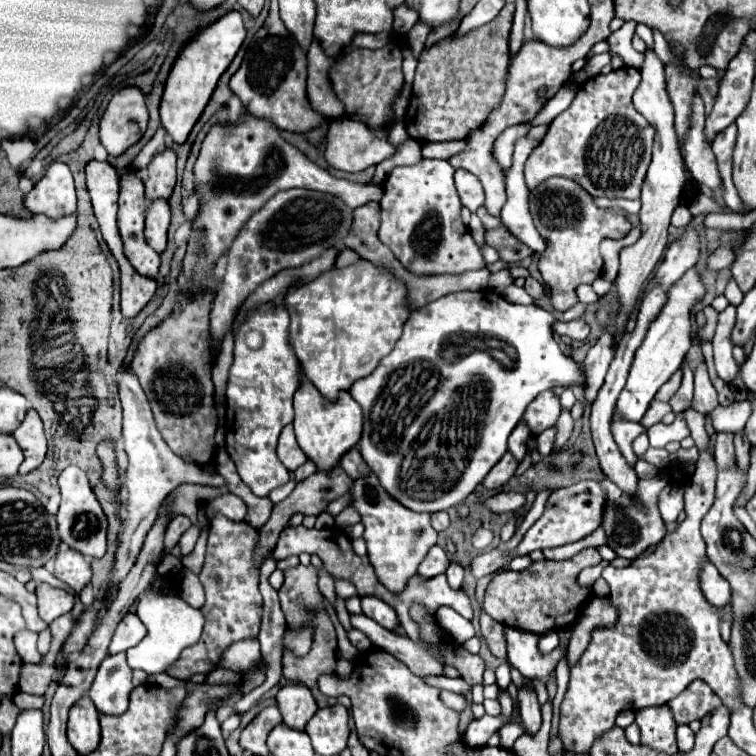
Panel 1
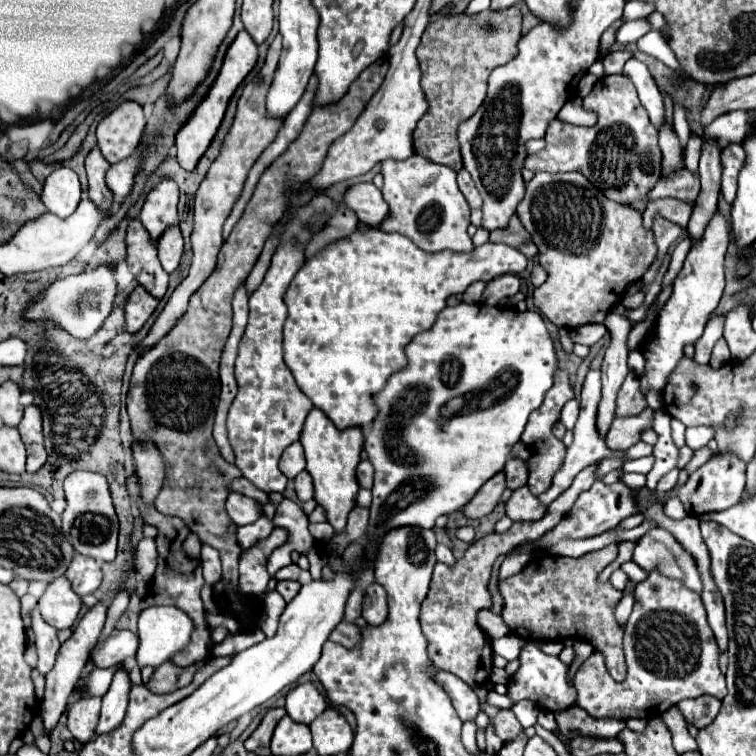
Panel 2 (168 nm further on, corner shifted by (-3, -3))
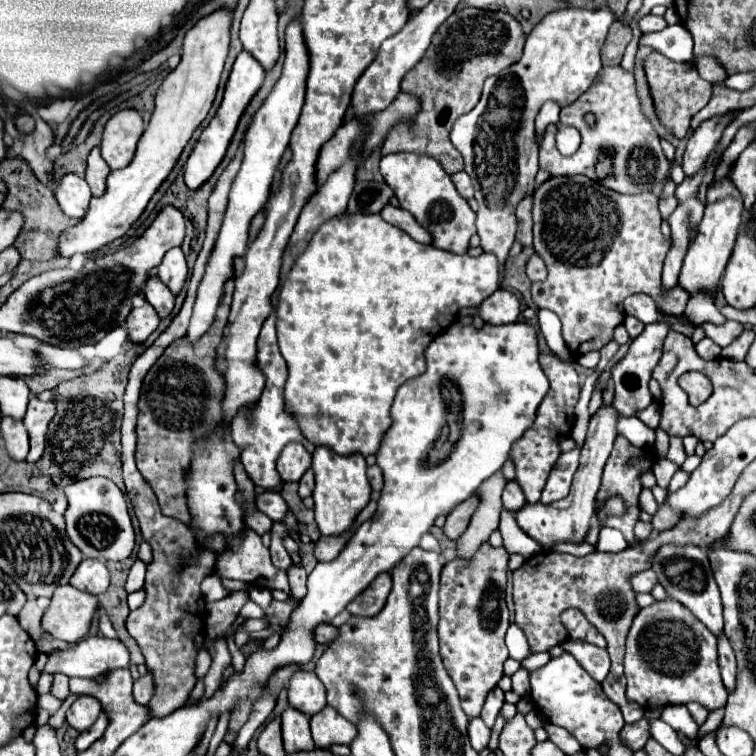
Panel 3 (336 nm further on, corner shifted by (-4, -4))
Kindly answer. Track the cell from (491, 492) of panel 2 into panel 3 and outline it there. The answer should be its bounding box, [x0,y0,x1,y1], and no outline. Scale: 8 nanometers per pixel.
[444,494,480,540]

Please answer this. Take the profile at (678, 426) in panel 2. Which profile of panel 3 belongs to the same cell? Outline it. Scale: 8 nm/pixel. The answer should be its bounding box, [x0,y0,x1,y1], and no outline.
[666,436,686,466]

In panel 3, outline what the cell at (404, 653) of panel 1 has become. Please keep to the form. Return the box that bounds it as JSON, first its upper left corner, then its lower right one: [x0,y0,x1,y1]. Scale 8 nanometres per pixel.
[468,716,490,752]

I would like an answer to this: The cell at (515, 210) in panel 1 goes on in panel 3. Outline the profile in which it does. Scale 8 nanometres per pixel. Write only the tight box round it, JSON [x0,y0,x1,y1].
[536,102,560,144]

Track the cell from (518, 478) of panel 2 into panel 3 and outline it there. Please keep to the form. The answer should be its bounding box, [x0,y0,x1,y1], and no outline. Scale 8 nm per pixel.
[502,480,526,512]

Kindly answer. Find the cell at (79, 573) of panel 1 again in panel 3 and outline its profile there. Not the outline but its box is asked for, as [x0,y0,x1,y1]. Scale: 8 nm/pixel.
[70,558,110,594]

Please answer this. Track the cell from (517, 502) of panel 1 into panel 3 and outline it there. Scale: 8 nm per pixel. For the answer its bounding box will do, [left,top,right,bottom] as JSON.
[514,406,618,546]

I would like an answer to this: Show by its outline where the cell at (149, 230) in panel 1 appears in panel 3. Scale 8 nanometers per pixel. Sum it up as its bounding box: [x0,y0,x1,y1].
[158,246,186,294]

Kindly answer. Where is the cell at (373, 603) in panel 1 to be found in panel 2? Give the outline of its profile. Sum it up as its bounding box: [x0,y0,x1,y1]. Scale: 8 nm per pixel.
[361,583,387,625]

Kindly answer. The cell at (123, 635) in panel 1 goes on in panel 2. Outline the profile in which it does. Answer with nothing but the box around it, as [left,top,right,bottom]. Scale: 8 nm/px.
[89,629,139,669]

